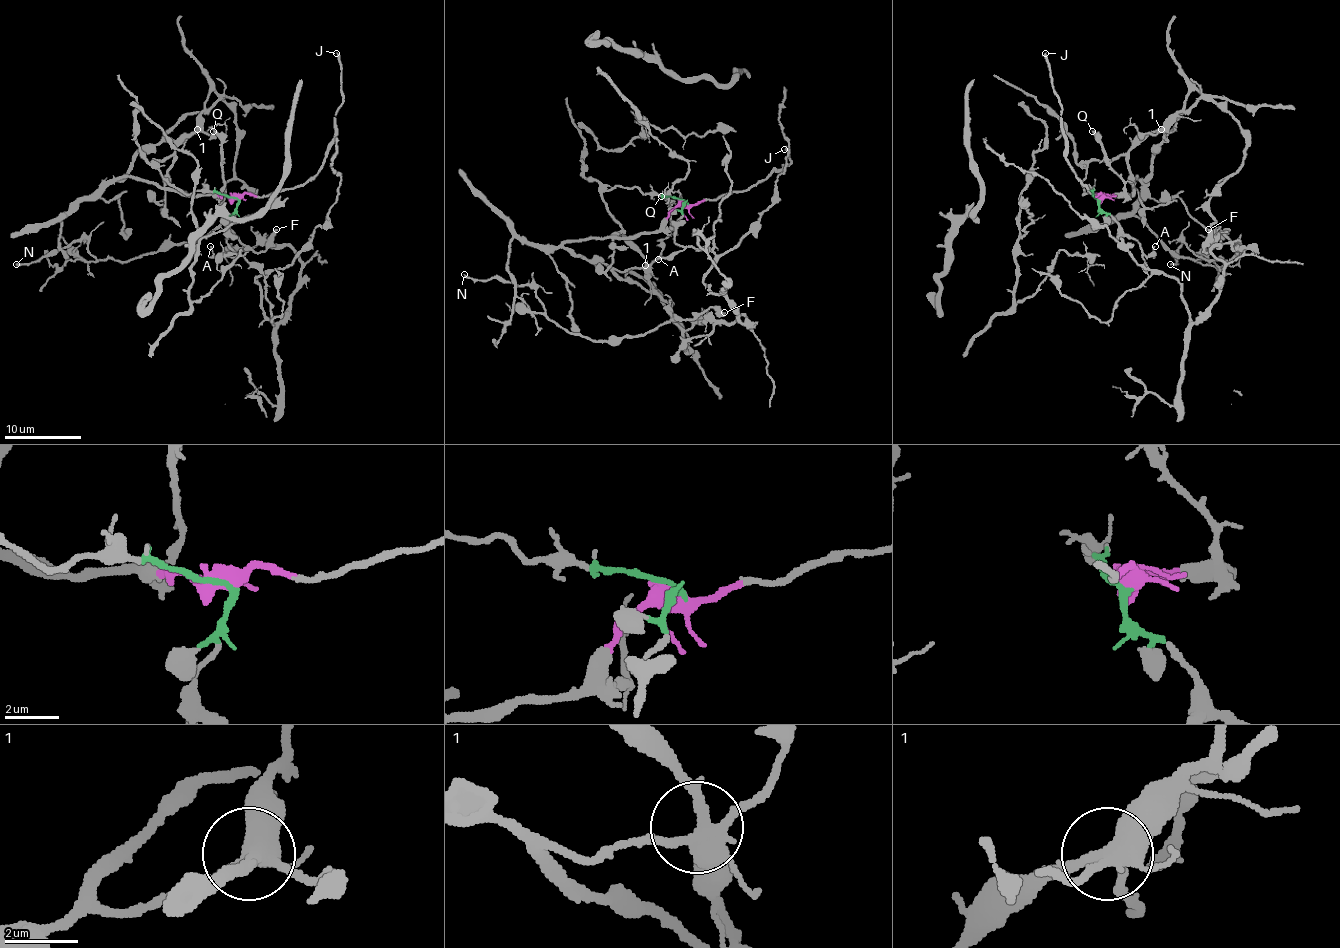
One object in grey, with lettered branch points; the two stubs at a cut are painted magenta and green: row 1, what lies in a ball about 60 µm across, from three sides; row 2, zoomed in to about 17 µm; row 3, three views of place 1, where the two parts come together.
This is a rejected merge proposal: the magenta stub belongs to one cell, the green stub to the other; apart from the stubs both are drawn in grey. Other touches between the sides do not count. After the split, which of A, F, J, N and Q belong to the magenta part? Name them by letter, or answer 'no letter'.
J, Q

